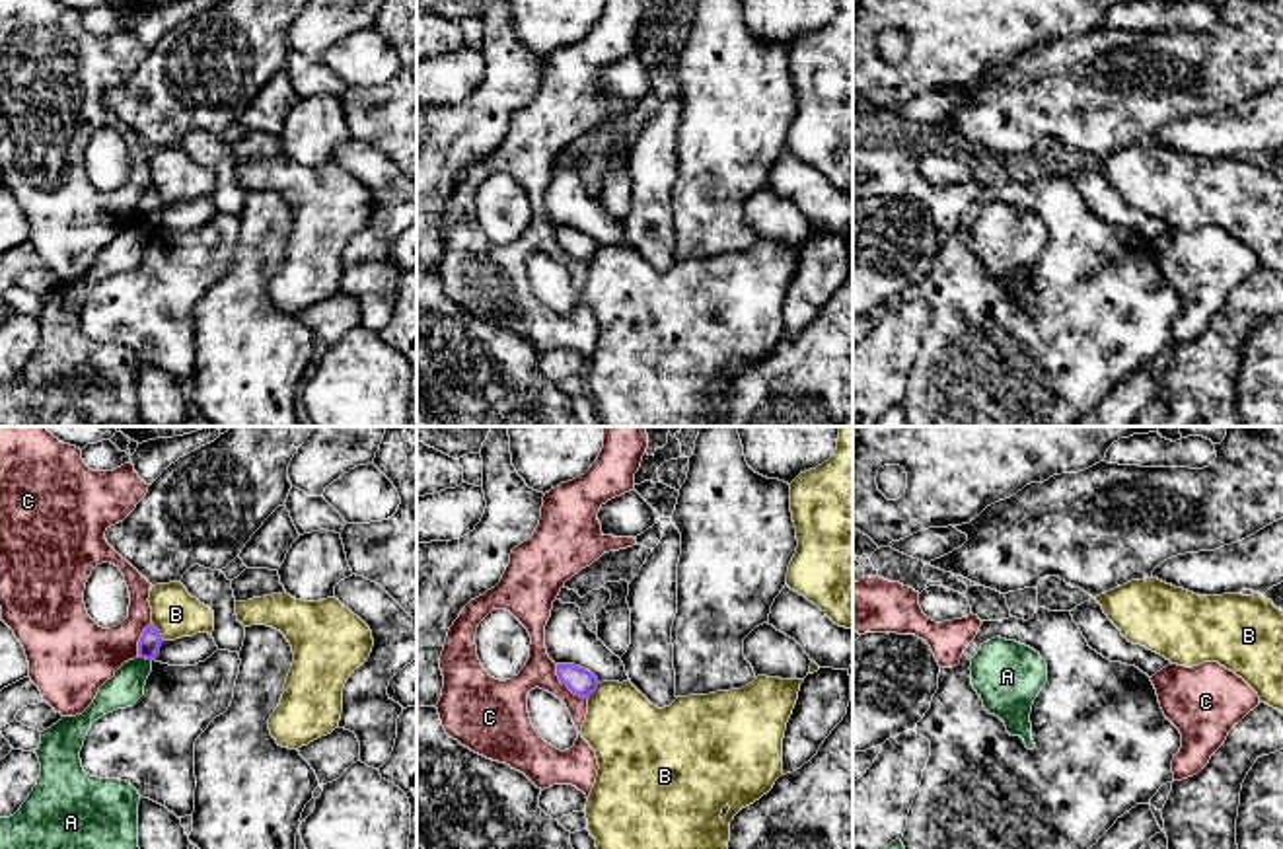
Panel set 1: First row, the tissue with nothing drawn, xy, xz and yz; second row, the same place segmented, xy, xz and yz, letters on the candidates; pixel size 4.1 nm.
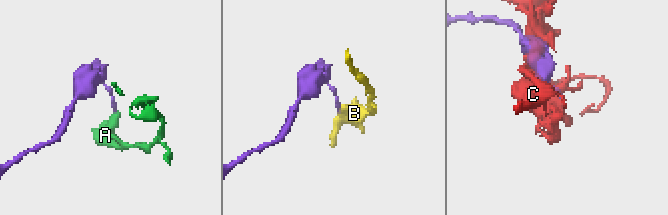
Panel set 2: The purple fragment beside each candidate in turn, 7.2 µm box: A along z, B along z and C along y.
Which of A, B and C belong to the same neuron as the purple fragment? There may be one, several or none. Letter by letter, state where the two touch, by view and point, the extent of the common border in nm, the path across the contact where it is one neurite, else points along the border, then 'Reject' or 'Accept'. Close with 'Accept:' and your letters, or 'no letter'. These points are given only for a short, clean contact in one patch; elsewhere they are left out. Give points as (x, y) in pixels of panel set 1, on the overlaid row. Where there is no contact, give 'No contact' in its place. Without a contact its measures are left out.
A: Touches purple at xy (146, 659). Shared border 50 nm. Reject
B: Touches purple at xy (158, 631). Shared border 90 nm. Boundary: xy (152, 622), (164, 639). Reject
C: Touches purple at xz (565, 684). Shared border 200 nm. Reject
Accept: no letter

